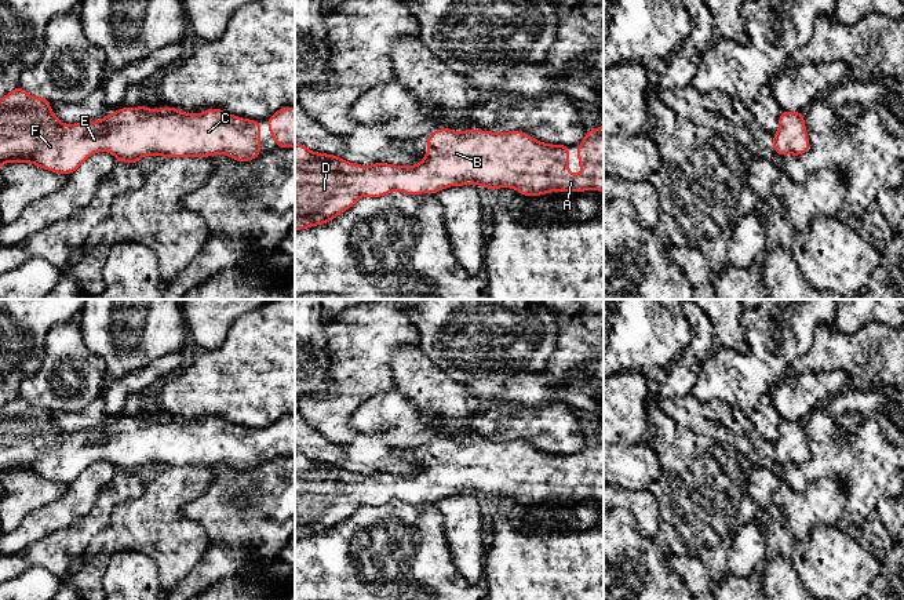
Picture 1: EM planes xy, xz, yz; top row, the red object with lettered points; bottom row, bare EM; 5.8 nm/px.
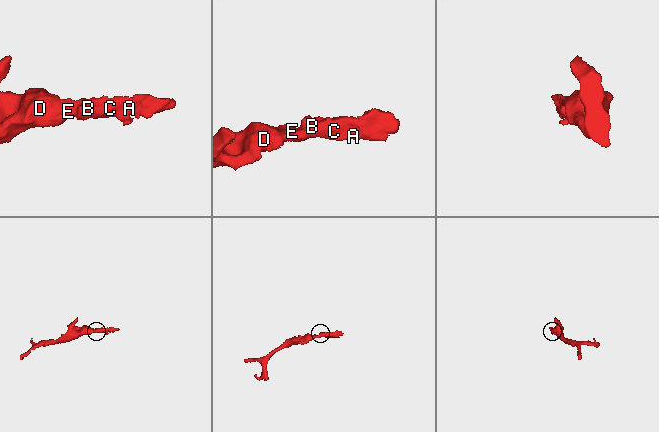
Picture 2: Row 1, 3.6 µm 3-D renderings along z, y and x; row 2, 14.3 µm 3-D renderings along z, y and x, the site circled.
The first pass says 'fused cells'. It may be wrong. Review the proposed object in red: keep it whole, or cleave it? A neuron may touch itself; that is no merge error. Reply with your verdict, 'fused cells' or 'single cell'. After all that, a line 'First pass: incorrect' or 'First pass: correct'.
single cell
First pass: incorrect

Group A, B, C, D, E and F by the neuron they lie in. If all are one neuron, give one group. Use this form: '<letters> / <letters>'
A B C D E F

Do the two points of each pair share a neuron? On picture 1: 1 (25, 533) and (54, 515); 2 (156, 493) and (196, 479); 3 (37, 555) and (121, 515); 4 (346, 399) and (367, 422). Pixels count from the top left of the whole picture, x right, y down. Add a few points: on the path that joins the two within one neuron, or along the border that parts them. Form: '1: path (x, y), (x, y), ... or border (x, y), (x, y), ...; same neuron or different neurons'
1: path (32, 528), (47, 519); same neuron
2: path (166, 493), (175, 486), (186, 483); same neuron
3: border (131, 500), (112, 509), (110, 522), (88, 544); different neurons
4: border (365, 402), (350, 418), (350, 425), (358, 433); different neurons

